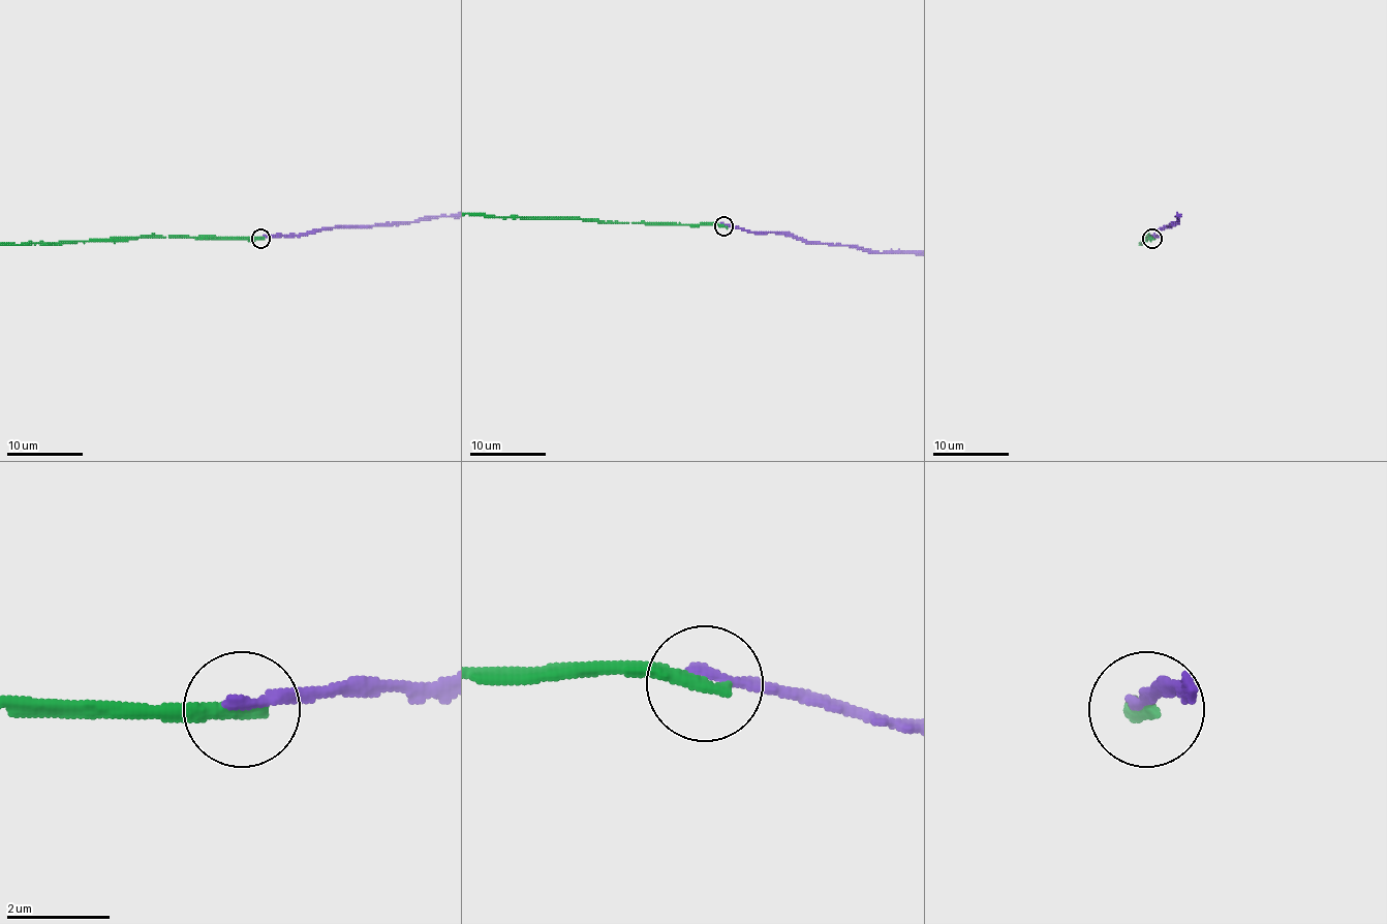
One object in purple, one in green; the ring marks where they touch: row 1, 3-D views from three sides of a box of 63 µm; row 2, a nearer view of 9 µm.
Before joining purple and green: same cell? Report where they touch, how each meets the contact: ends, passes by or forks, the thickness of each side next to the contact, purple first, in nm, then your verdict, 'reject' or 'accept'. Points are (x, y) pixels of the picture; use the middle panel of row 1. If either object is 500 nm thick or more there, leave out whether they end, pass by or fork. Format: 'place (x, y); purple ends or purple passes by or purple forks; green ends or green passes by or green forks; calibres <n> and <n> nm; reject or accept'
place (723, 225); purple ends; green ends; calibres 190 and 300 nm; reject

